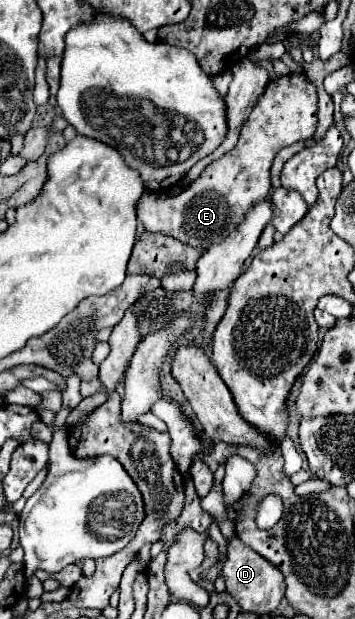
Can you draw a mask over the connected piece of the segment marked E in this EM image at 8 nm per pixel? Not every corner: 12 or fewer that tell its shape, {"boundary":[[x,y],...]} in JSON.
{"boundary":[[305,74],[275,78],[239,142],[137,218],[193,248],[223,242],[271,190],[275,154],[317,128]]}

